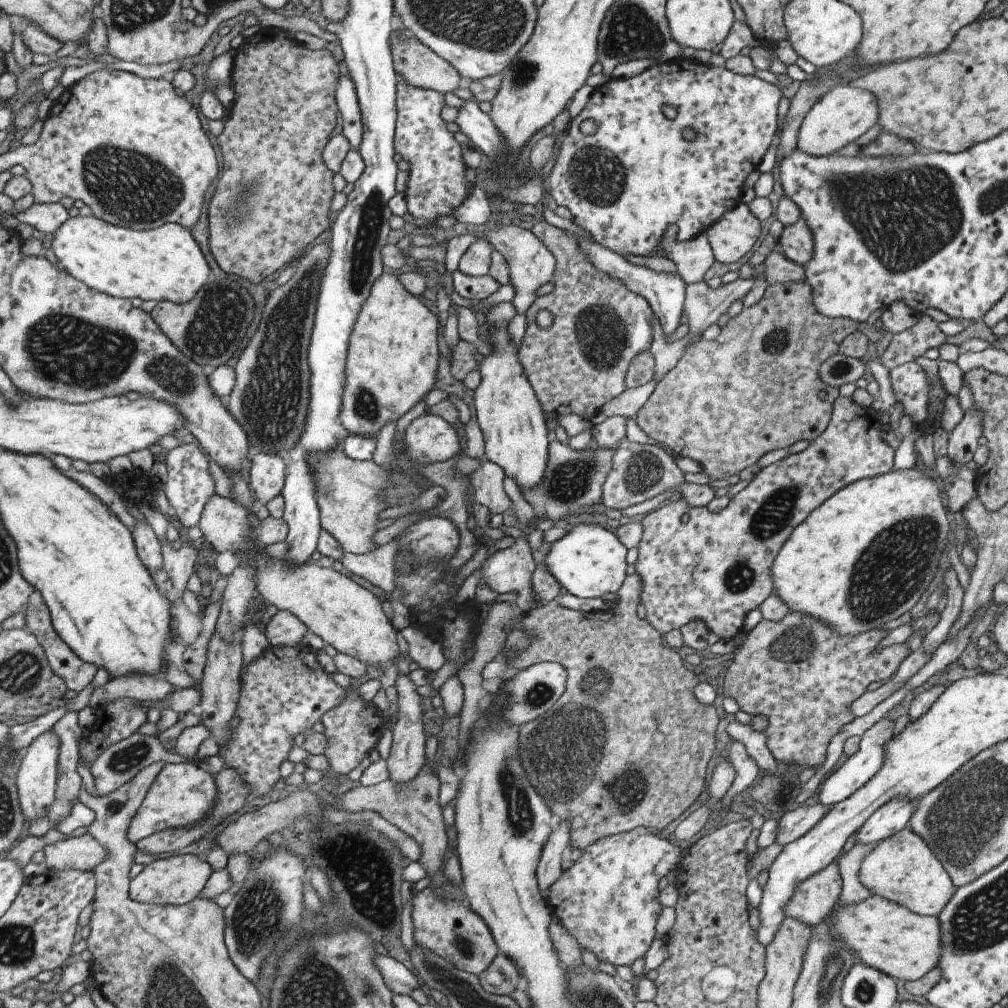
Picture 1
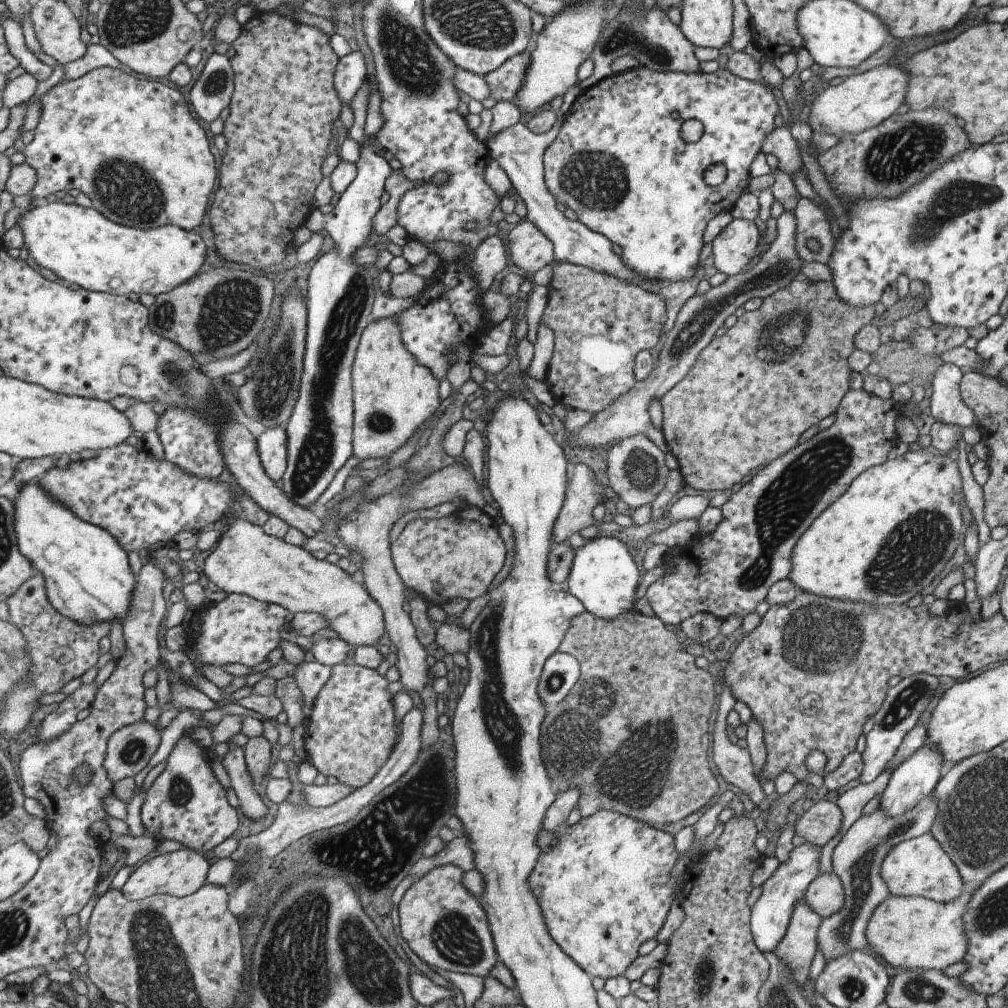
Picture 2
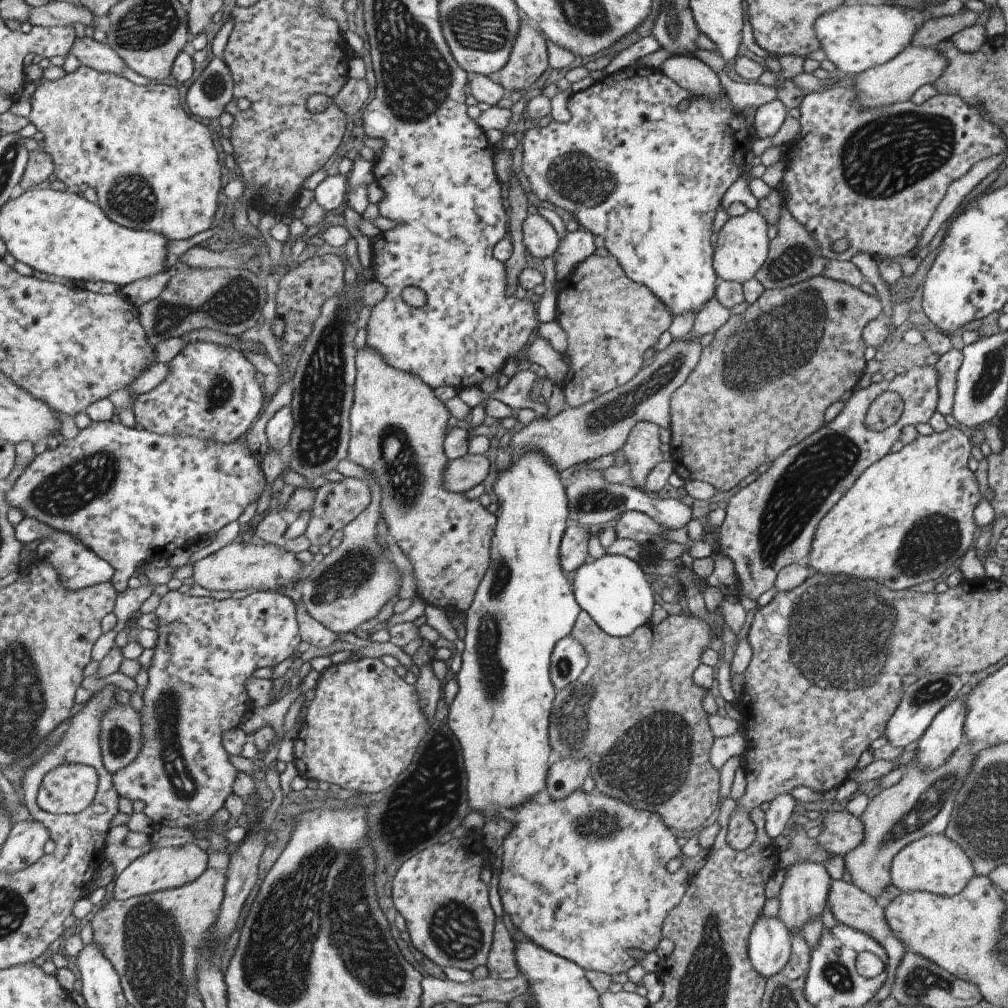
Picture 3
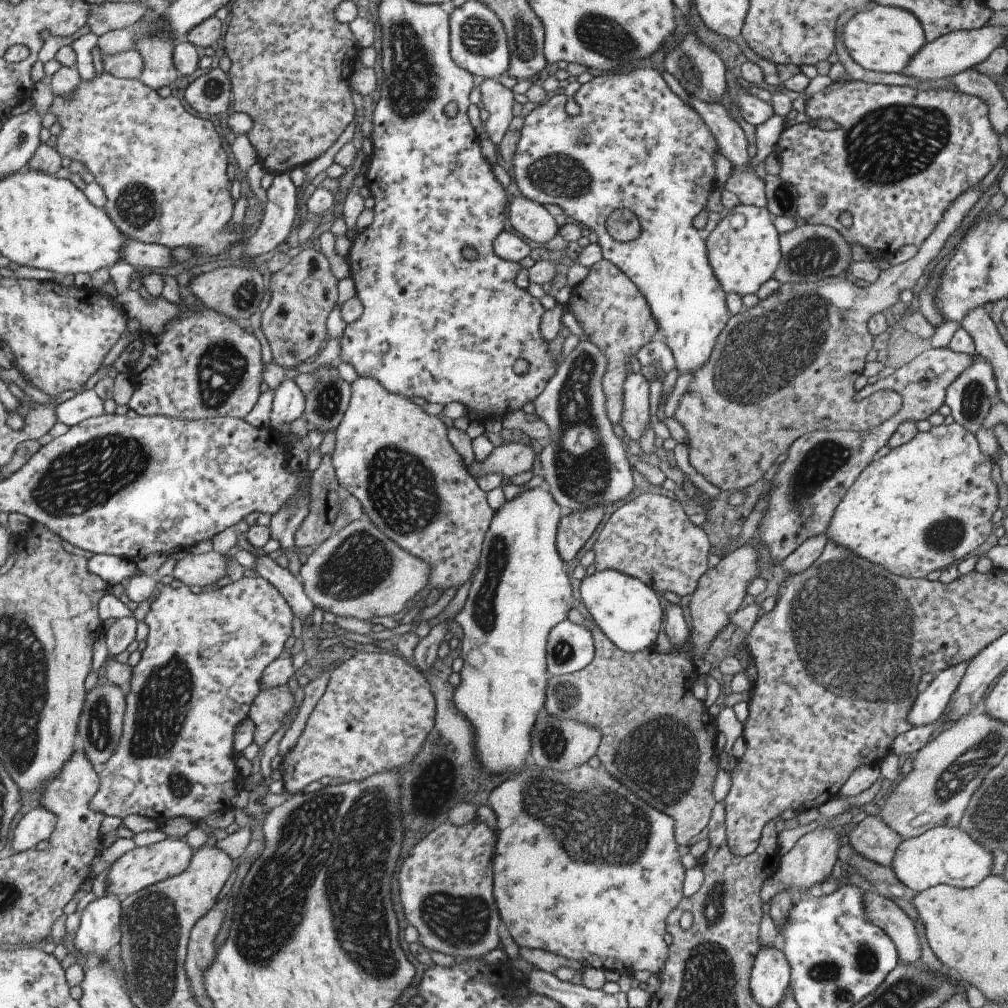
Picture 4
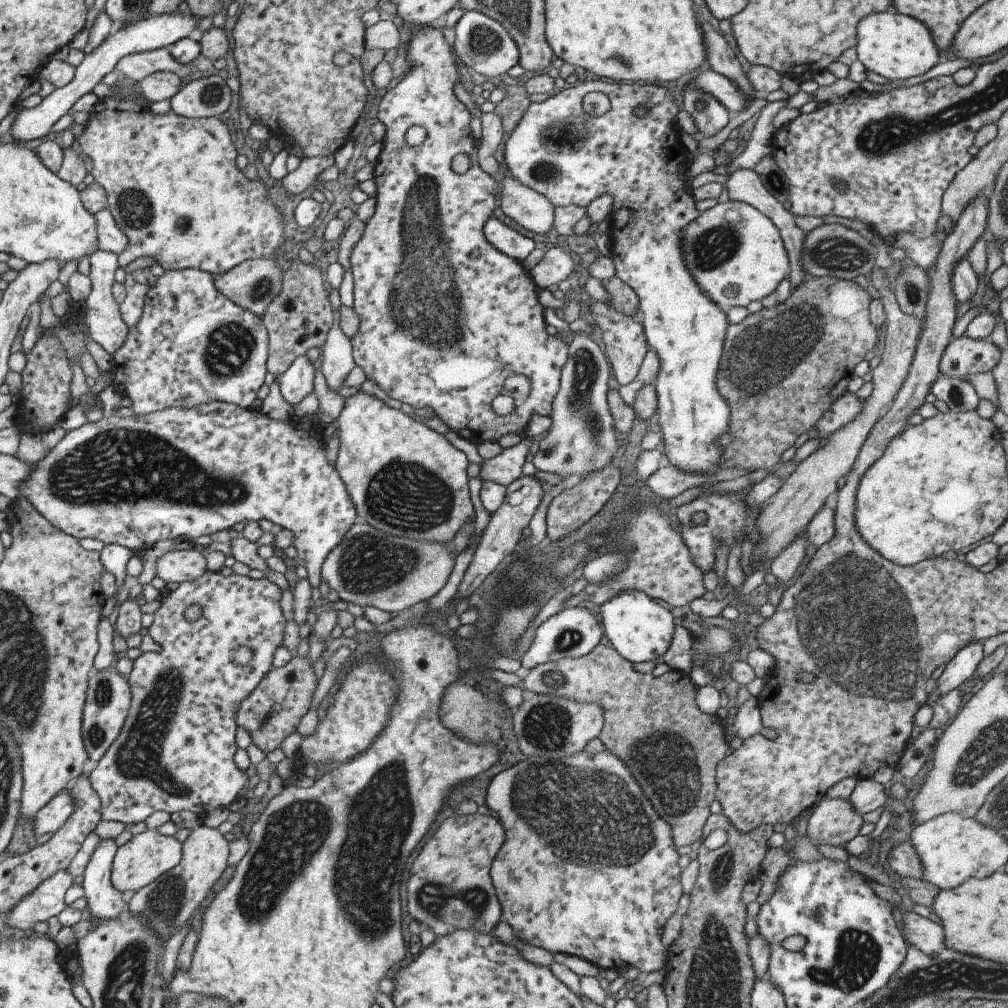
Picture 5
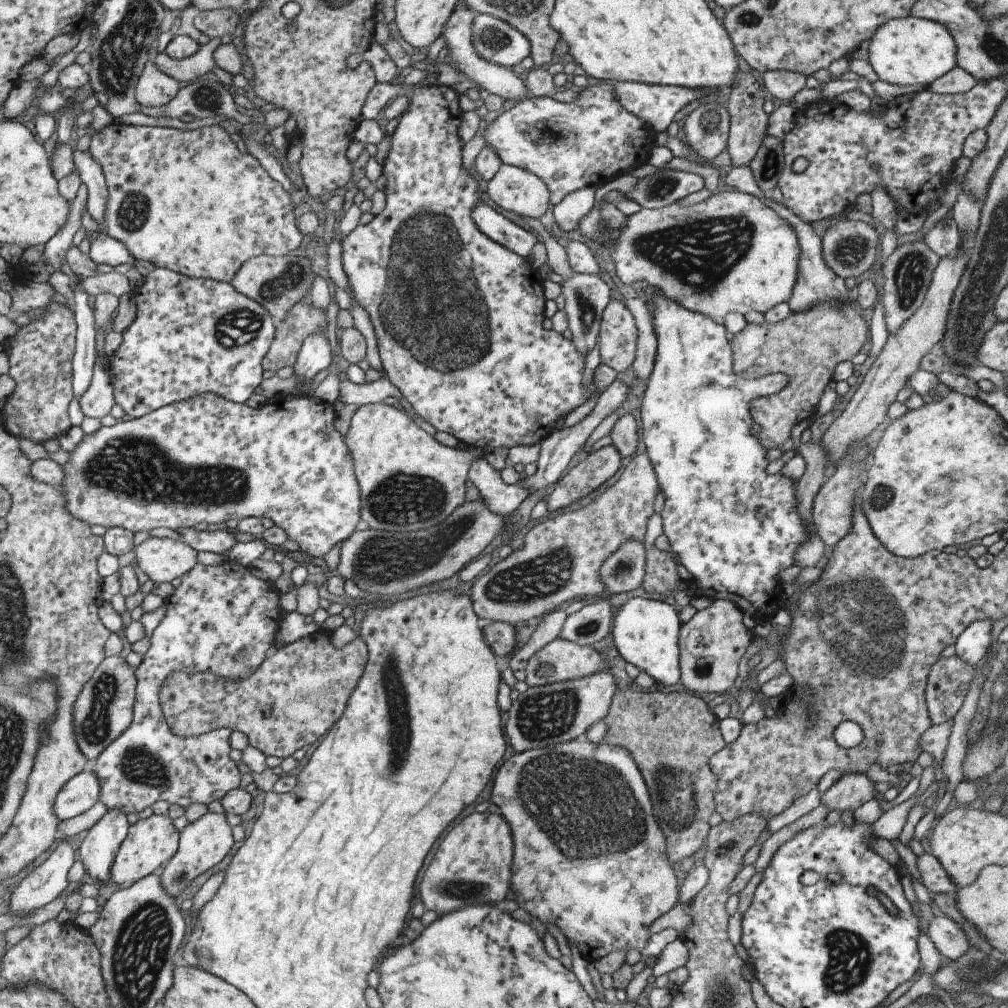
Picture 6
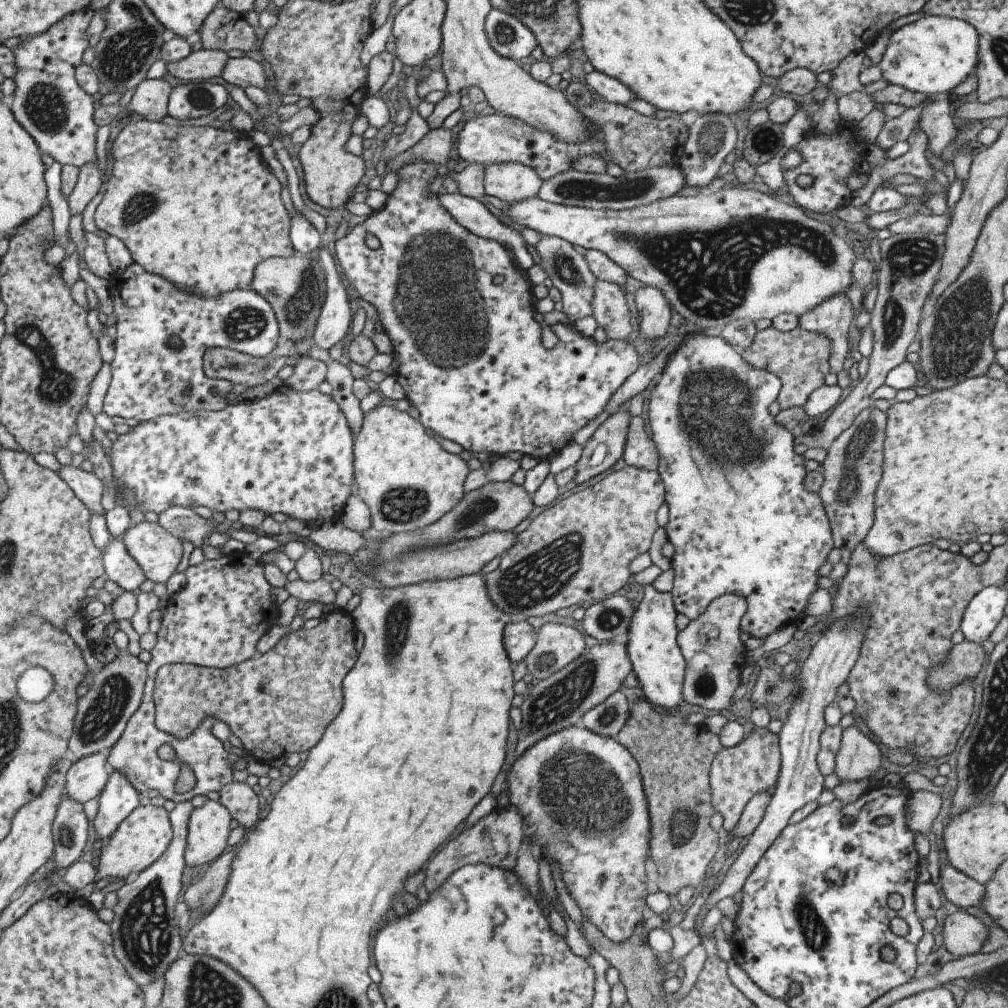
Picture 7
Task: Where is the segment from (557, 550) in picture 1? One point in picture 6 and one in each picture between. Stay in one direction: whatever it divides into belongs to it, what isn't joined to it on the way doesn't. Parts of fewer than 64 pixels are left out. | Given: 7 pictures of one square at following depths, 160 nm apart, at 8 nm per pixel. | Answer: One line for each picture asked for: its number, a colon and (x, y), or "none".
2: (602, 576)
3: (613, 590)
4: (627, 611)
5: (640, 630)
6: (645, 632)

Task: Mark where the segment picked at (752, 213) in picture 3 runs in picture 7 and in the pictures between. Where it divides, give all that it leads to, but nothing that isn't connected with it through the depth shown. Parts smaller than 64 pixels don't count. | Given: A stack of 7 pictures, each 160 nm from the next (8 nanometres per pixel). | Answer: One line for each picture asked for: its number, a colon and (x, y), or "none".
4: (741, 258)
5: (733, 264)
6: (729, 254)
7: (736, 253)

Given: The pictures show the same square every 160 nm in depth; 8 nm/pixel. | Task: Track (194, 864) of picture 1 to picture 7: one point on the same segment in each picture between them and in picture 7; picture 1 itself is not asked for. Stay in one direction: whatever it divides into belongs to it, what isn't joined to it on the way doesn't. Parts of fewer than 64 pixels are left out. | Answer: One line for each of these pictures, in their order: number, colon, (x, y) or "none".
2: (179, 873)
3: (161, 868)
4: (141, 867)
5: (144, 857)
6: (149, 842)
7: (141, 837)

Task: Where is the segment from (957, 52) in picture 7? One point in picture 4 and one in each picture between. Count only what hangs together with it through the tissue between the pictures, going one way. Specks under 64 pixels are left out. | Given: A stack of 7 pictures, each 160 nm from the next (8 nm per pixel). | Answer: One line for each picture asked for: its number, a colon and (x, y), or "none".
4: (879, 38)
5: (894, 46)
6: (904, 51)

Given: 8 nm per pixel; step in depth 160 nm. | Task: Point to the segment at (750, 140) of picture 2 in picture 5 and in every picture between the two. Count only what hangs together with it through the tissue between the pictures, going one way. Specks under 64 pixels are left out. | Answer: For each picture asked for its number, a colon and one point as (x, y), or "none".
3: (627, 166)
4: (634, 144)
5: (561, 152)

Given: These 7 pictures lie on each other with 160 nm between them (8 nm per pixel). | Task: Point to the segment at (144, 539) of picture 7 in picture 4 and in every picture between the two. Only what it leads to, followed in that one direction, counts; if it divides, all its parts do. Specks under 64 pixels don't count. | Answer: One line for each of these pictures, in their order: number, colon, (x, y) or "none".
4: (205, 568)
5: (178, 566)
6: (161, 559)

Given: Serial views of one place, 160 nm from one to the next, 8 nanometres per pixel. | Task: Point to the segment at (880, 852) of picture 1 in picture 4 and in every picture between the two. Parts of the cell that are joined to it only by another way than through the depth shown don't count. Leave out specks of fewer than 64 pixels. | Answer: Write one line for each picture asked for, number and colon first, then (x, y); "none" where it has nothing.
2: (918, 867)
3: (936, 864)
4: (942, 855)

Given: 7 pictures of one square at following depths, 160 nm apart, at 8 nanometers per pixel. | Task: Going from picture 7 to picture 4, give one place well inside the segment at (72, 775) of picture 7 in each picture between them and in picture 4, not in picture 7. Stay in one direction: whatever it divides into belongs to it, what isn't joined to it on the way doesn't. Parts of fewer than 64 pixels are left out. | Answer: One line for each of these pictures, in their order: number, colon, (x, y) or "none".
4: (36, 825)
5: (50, 818)
6: (79, 795)

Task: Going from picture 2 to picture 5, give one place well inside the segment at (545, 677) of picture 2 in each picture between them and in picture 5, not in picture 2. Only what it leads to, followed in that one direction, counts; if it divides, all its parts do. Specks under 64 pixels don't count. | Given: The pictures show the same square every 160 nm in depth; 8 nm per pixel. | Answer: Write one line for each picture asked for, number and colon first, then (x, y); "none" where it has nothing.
3: (567, 660)
4: (569, 647)
5: (573, 632)

